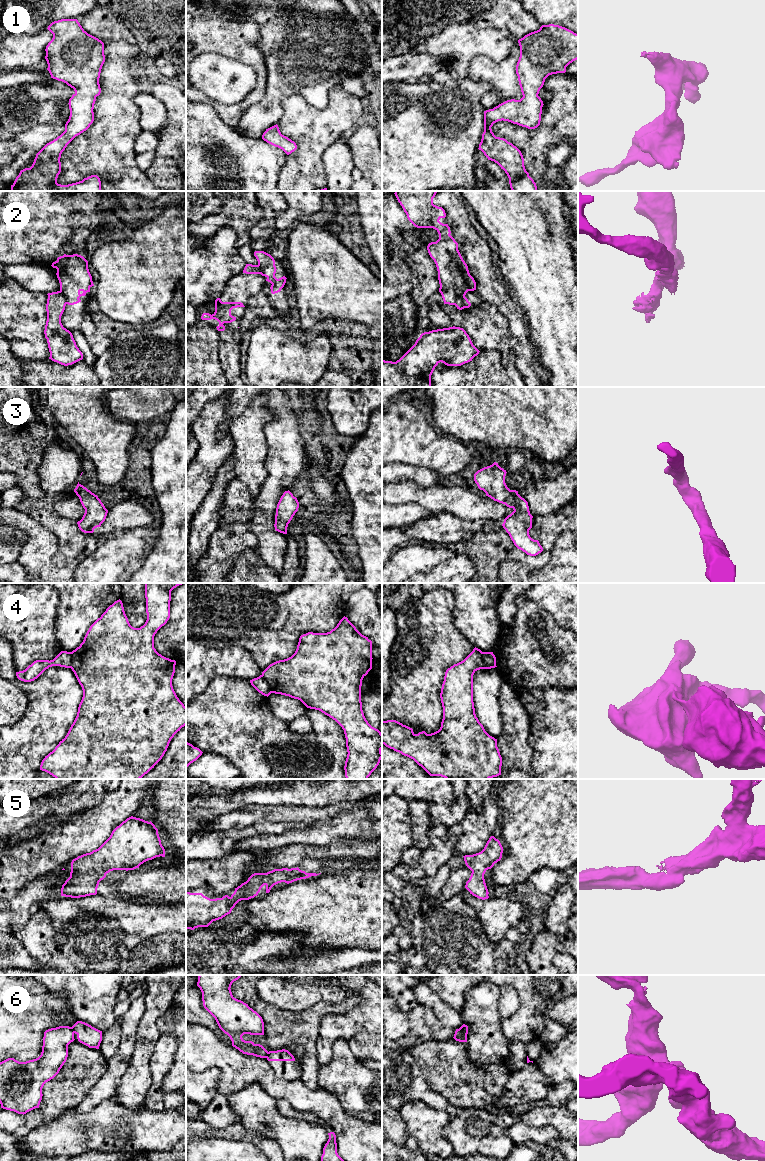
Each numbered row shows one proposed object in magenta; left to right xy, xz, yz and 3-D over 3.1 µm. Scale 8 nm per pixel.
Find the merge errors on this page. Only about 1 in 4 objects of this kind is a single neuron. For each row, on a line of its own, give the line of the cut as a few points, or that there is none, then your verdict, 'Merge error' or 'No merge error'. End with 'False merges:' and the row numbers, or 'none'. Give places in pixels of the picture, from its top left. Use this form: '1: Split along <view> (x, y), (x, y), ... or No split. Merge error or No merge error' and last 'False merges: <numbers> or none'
1: No split. No merge error
2: Split along yz (464, 295), (457, 299), (455, 305). Merge error
3: No split. No merge error
4: Split along xz (261, 675), (273, 692). Merge error
5: No split. No merge error
6: Split along xy (71, 1027), (74, 1032). Merge error
False merges: 2, 4, 6

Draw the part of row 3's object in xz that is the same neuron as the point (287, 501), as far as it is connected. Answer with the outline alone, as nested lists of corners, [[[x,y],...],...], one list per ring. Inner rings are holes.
[[[288,490],[281,496],[275,515],[275,530],[287,534],[287,527],[295,513],[298,511],[299,502],[296,497]]]

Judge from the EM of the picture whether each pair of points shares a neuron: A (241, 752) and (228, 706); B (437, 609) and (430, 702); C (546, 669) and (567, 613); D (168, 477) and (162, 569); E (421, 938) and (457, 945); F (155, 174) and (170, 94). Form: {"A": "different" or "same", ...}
{"A": "same", "B": "same", "C": "different", "D": "same", "E": "same", "F": "same"}

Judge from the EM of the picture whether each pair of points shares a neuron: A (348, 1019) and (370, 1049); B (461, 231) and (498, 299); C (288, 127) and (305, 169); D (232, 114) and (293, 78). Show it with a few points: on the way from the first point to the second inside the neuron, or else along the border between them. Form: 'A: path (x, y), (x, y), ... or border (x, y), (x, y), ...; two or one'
A: border (371, 1033), (358, 1032), (347, 1040); two
B: path (473, 248), (479, 257), (487, 282); one
C: path (298, 137), (305, 144), (305, 159); one
D: border (267, 72), (265, 95), (259, 102); two

